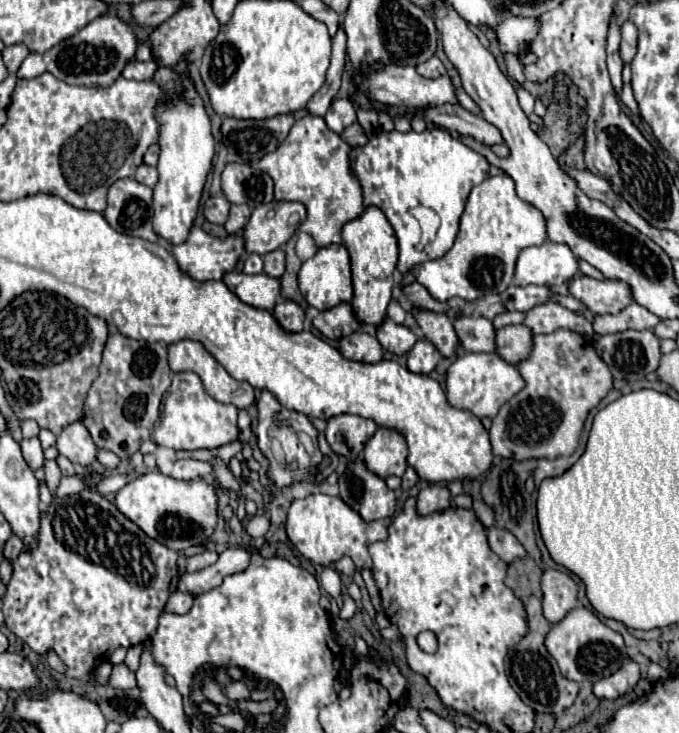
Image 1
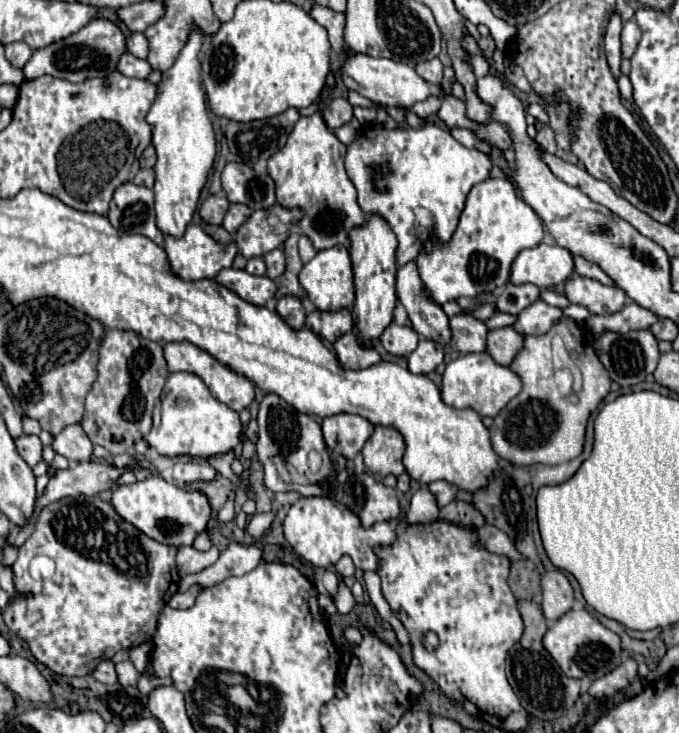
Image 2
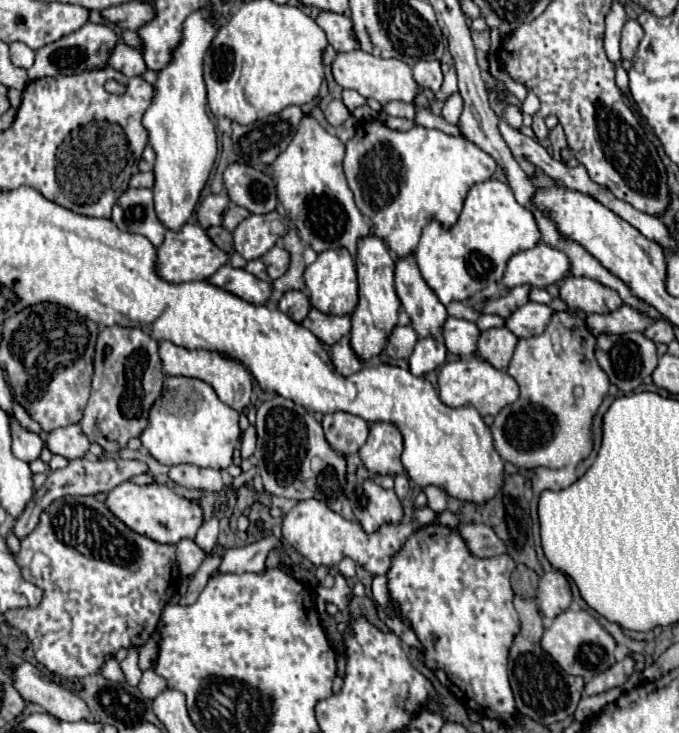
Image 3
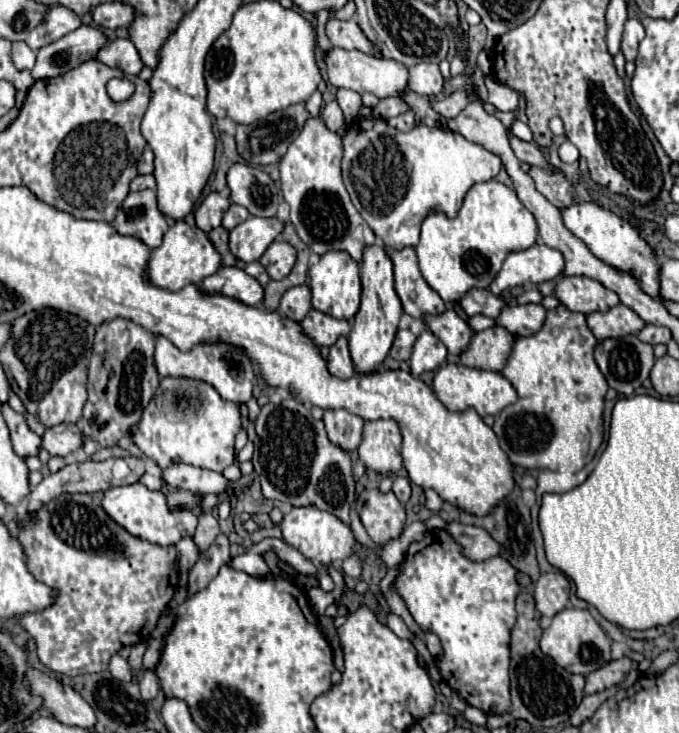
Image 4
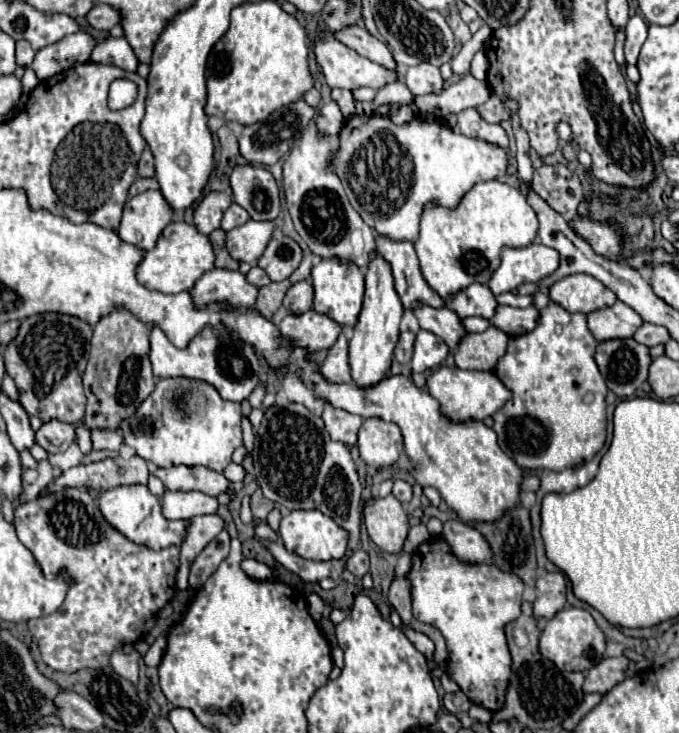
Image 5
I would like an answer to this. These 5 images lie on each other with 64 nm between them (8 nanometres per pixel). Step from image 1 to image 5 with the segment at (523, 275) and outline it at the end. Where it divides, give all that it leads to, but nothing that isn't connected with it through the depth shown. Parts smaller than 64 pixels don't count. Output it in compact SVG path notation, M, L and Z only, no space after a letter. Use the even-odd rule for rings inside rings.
M544 244L524 248L502 248L500 266L494 270L488 286L494 294L510 292L524 282L540 282L558 268L558 252Z

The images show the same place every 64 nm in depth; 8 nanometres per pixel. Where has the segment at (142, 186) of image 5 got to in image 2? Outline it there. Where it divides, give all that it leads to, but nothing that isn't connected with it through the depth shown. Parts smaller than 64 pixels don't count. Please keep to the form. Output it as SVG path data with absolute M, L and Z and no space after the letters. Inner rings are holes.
M144 168L144 170L140 170L140 172L136 174L136 178L134 178L134 184L152 188L152 184L154 184L154 170L152 170L152 168Z

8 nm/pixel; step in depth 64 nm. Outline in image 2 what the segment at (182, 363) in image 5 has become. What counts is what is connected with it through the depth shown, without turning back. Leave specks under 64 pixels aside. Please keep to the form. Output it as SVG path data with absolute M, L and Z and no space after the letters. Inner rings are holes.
M170 342L170 344L164 344L164 358L168 362L168 370L170 372L190 372L190 374L200 376L206 382L206 386L210 388L212 396L216 400L220 400L222 404L230 406L236 412L248 408L250 402L254 400L254 384L246 376L234 372L232 368L228 368L222 362L218 362L214 356L210 356L206 350L202 350L202 348L194 346L194 344L188 344L188 342L180 342L180 344L178 342Z

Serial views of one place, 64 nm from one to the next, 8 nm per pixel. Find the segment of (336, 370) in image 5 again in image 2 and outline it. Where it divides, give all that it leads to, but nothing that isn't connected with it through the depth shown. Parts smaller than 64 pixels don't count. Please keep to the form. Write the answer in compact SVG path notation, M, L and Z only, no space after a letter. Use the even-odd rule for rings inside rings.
M348 332L334 342L334 354L340 366L346 370L360 370L380 362L380 356L374 348L360 348L360 344L356 344L354 332Z

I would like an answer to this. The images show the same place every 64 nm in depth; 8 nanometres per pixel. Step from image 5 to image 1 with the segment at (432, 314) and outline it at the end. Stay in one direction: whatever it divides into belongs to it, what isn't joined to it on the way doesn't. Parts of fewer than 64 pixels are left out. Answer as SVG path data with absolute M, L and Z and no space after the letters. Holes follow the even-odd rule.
M460 316L454 320L454 330L466 352L494 352L494 326L478 316Z

